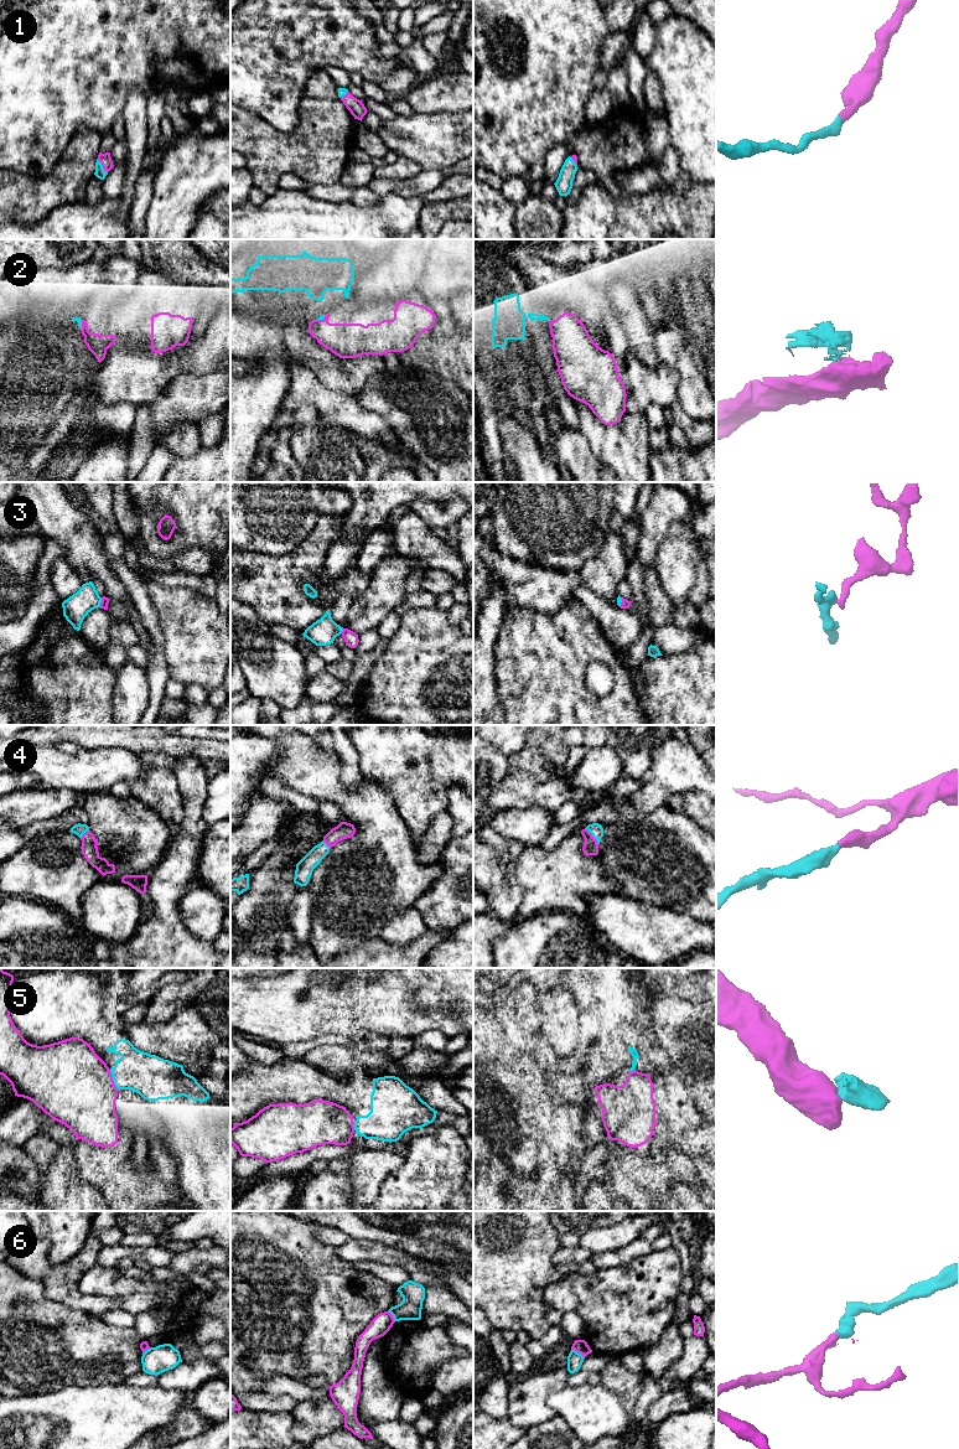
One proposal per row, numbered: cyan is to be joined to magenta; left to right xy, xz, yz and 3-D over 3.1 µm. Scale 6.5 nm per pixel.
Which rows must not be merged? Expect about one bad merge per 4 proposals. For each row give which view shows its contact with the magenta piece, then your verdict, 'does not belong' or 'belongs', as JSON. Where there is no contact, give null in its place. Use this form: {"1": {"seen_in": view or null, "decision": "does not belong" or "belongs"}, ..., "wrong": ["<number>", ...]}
{"1": {"seen_in": "xy", "decision": "belongs"}, "2": {"seen_in": "xz", "decision": "does not belong"}, "3": {"seen_in": "xz", "decision": "belongs"}, "4": {"seen_in": "yz", "decision": "belongs"}, "5": {"seen_in": "xy", "decision": "belongs"}, "6": {"seen_in": "yz", "decision": "does not belong"}, "wrong": ["2", "6"]}

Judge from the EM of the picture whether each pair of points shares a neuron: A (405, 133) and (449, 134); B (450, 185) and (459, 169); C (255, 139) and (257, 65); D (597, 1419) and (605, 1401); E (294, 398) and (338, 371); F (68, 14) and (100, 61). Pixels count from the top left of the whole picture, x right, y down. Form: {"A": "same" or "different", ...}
{"A": "same", "B": "different", "C": "different", "D": "same", "E": "different", "F": "same"}

